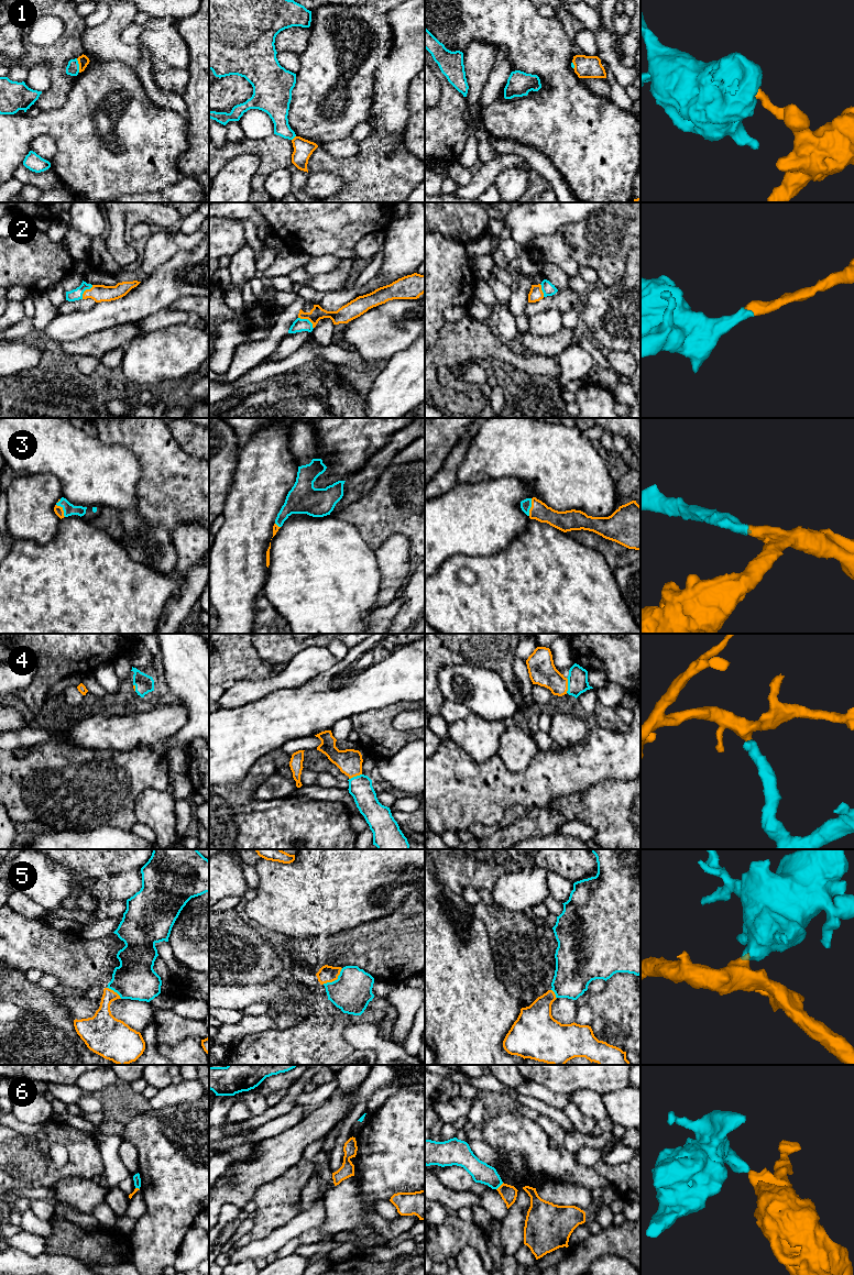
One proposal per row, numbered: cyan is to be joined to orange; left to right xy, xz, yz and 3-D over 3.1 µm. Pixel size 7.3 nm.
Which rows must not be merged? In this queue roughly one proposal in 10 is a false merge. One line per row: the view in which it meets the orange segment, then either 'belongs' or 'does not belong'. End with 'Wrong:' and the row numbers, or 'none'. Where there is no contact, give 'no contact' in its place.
1: contact in xy; does not belong
2: contact in xz; belongs
3: contact in xy; belongs
4: contact in yz; belongs
5: contact in xz; belongs
6: contact in yz; does not belong
Wrong: 1, 6

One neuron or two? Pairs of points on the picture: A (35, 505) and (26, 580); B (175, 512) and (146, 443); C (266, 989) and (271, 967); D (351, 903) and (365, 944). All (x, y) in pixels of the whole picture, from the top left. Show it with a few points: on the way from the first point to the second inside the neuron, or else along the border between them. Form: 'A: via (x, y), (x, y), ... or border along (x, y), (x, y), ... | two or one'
A: border along (56, 532), (44, 543), (14, 539) | two
B: via (175, 495), (174, 485), (162, 460) | one
C: border along (272, 980), (241, 982) | two
D: border along (384, 918), (370, 920), (335, 934) | two

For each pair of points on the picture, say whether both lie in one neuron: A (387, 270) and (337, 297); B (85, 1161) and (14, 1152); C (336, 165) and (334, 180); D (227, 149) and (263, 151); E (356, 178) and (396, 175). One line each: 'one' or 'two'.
A: two
B: one
C: two
D: one
E: one

